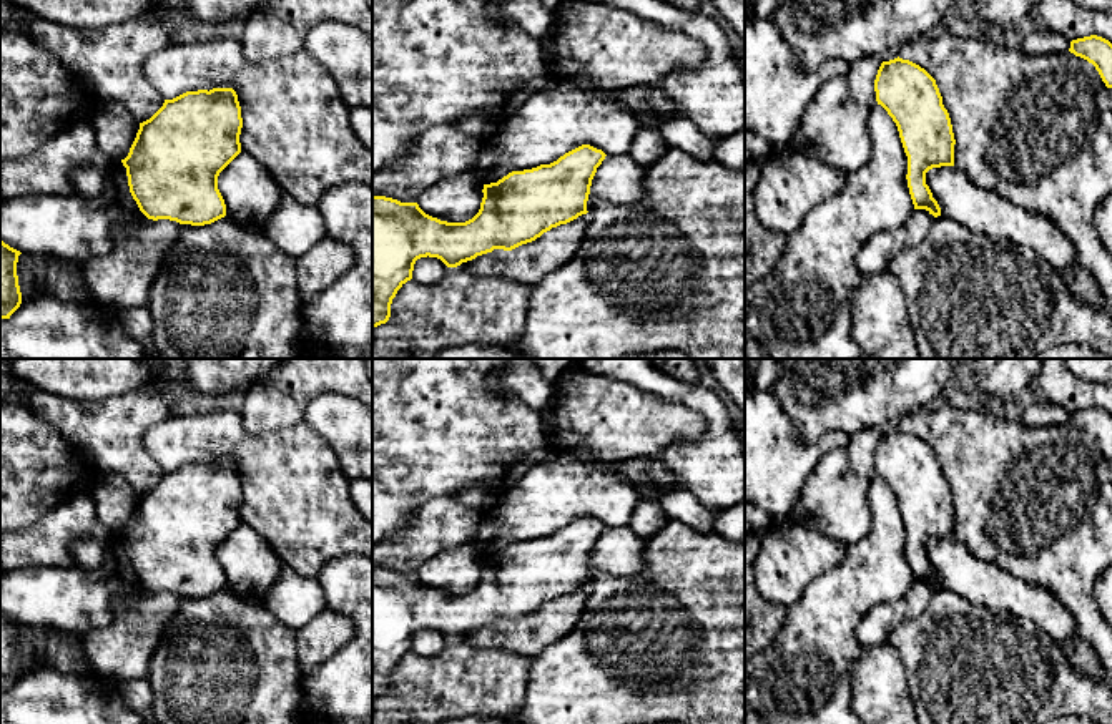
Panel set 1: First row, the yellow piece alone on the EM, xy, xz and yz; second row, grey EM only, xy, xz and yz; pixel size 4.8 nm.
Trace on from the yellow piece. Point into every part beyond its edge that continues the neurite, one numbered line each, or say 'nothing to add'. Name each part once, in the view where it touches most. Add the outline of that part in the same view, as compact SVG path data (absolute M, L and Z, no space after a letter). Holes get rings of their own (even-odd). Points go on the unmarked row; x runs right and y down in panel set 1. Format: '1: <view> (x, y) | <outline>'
1: yz (981, 583) | M956 538L929 541L926 556L942 589L962 596L974 606L994 613L1006 611L1034 623L1062 648L1074 671L1097 679L1112 691L1112 671L1102 666L1095 649L1080 636L1070 611L1050 591L976 558Z

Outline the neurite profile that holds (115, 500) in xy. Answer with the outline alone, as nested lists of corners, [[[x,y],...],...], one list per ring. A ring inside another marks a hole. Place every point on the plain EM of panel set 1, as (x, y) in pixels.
[[[98,473],[93,480],[91,500],[98,521],[111,533],[121,533],[130,525],[140,493],[121,475]]]

